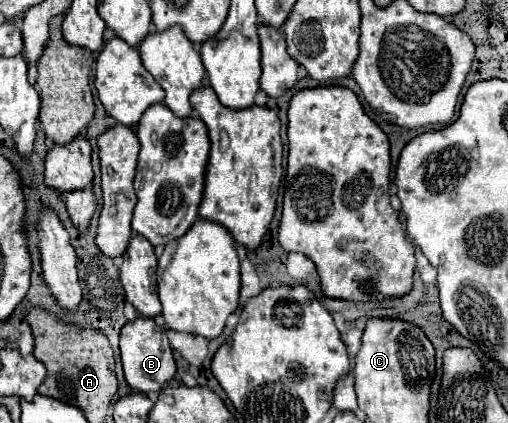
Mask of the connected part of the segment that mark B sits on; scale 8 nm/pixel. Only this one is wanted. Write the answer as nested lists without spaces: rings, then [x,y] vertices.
[[[139,317],[137,321],[131,321],[121,329],[121,361],[129,387],[141,393],[161,391],[175,375],[175,359],[169,347],[167,331],[163,327],[157,327],[149,317]]]

